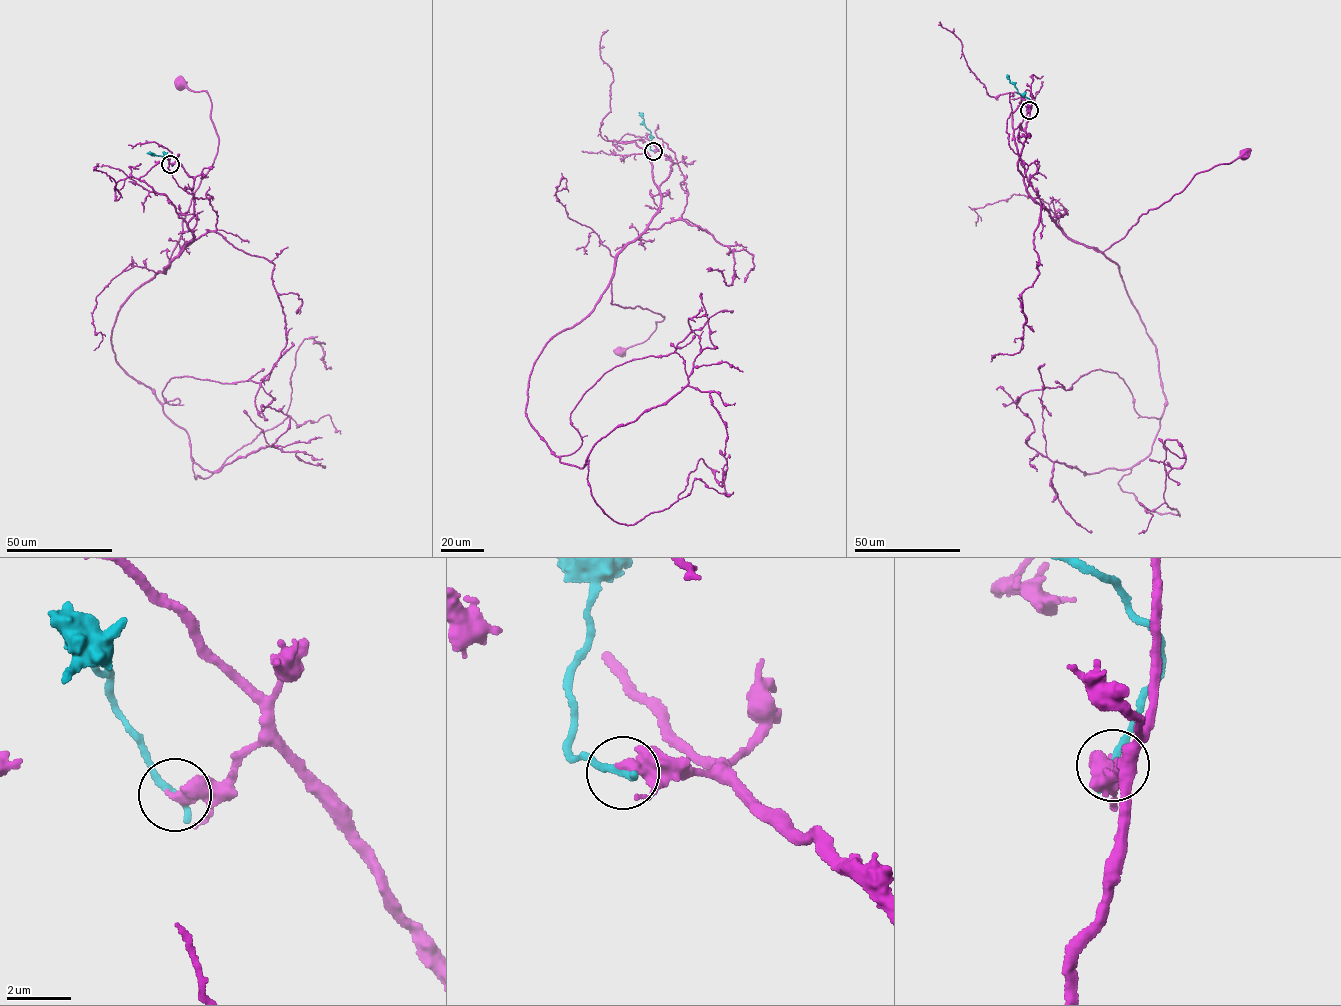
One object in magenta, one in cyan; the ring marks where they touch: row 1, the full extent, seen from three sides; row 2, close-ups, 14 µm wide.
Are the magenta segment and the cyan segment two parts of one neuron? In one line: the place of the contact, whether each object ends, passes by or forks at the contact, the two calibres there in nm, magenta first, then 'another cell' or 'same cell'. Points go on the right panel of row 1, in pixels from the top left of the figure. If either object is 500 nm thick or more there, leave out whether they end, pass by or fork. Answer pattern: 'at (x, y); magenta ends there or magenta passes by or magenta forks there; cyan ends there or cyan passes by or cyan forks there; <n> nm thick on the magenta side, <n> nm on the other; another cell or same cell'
at (1029, 110); magenta ends there; cyan ends there; 460 nm thick on the magenta side, 280 nm on the other; another cell

